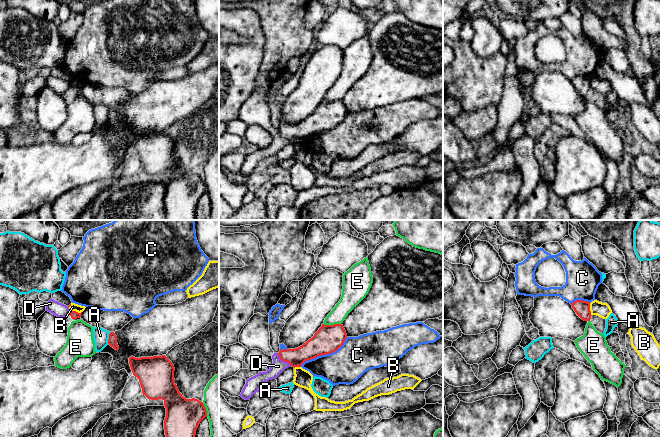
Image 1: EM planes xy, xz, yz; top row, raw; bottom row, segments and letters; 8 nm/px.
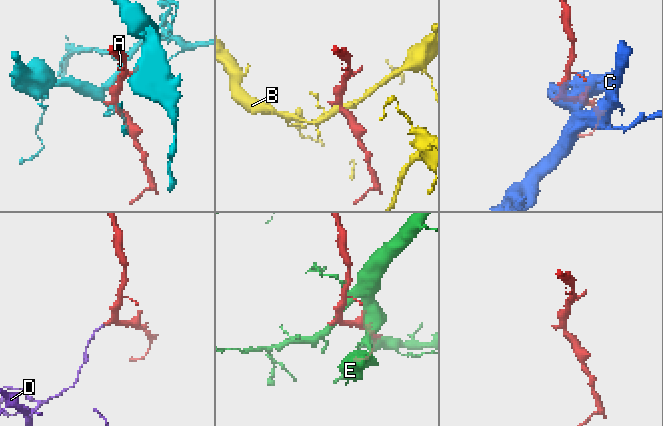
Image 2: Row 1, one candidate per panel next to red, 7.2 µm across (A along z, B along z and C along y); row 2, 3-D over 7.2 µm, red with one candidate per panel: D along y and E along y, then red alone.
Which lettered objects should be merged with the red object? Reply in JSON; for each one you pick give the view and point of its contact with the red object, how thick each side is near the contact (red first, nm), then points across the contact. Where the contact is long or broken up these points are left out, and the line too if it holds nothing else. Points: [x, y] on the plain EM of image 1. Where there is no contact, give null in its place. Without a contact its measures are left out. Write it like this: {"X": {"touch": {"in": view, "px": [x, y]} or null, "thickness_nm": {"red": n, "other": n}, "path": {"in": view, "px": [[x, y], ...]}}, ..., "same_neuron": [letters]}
{"same_neuron": []}

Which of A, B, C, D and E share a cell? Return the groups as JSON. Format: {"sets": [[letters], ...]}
{"sets": [["A"], ["B"], ["C"], ["D"], ["E"]]}

